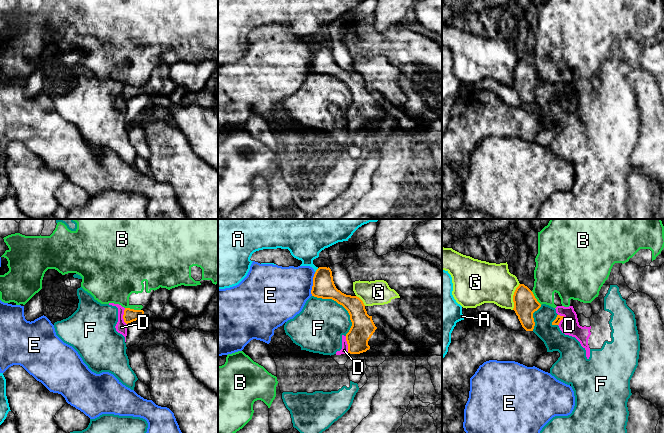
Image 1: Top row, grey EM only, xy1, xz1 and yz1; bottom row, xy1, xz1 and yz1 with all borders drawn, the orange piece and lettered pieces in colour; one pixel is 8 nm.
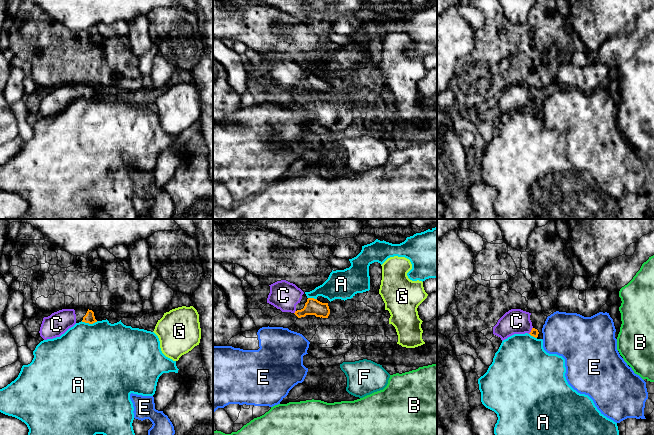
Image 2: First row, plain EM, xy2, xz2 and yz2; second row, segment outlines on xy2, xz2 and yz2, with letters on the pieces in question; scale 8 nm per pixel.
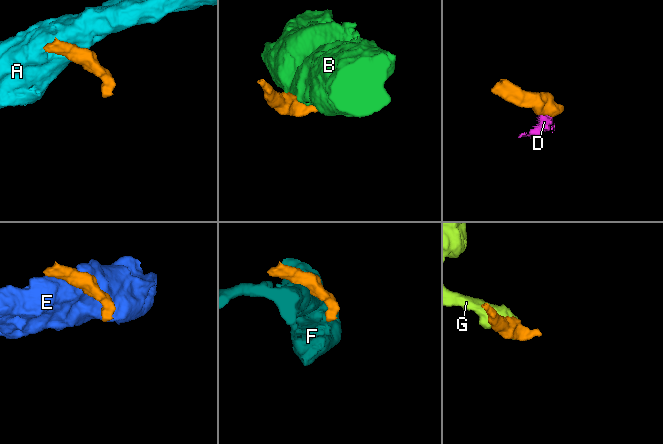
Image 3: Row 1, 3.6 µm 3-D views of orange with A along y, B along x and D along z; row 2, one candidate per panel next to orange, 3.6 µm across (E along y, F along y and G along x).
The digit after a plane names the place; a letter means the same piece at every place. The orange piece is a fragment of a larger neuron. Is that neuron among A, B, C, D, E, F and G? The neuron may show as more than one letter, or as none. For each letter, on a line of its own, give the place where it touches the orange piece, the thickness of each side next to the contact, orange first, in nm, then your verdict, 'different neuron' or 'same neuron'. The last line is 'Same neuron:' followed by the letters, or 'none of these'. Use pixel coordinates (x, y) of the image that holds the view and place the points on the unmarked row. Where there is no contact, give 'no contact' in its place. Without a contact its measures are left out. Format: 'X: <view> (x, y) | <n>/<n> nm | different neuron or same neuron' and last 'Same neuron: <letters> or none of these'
A: xy2 (89, 99) | 80/500 nm | different neuron
B: xy1 (133, 85) | 110/300 nm | different neuron
C: yz2 (531, 106) | 70/200 nm | same neuron
D: xz1 (347, 119) | 190/60 nm | different neuron
E: xz1 (313, 60) | 180/400 nm | different neuron
F: xz1 (342, 81) | 190/380 nm | different neuron
G: yz1 (513, 72) | 190/320 nm | different neuron
Same neuron: C

